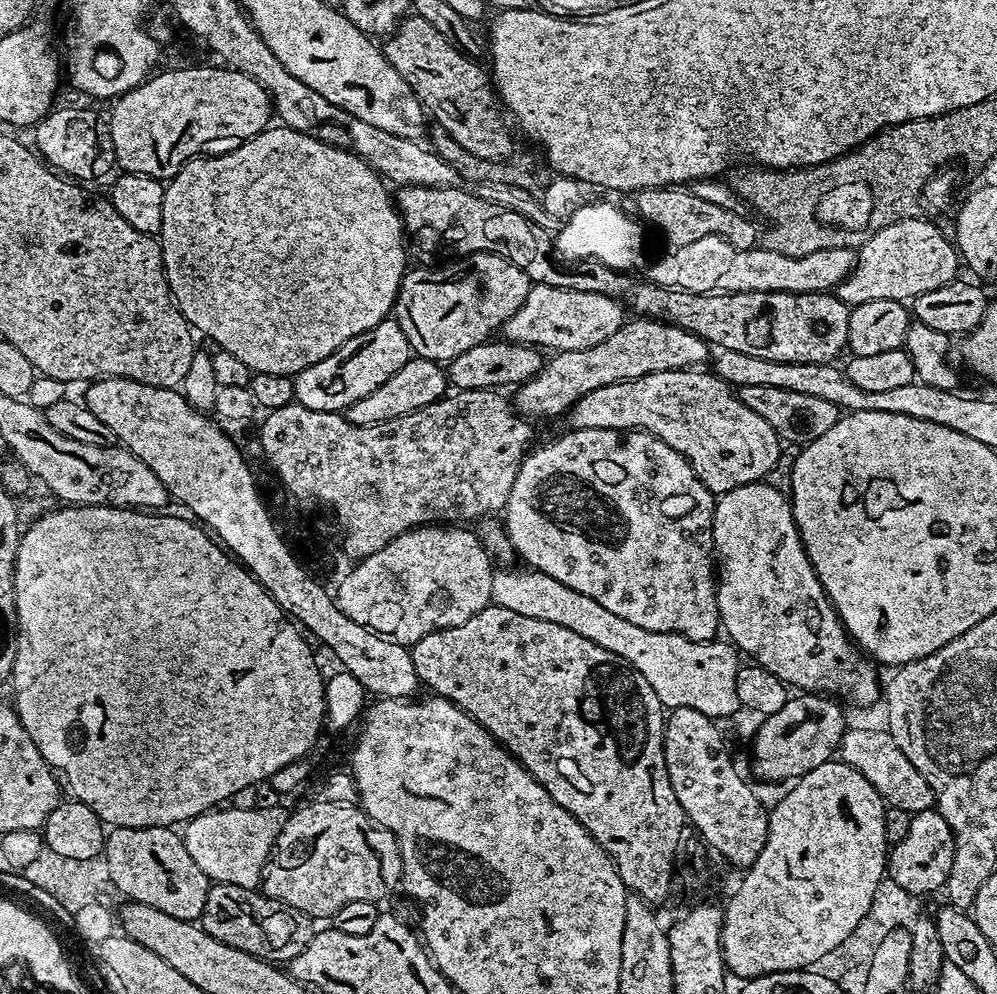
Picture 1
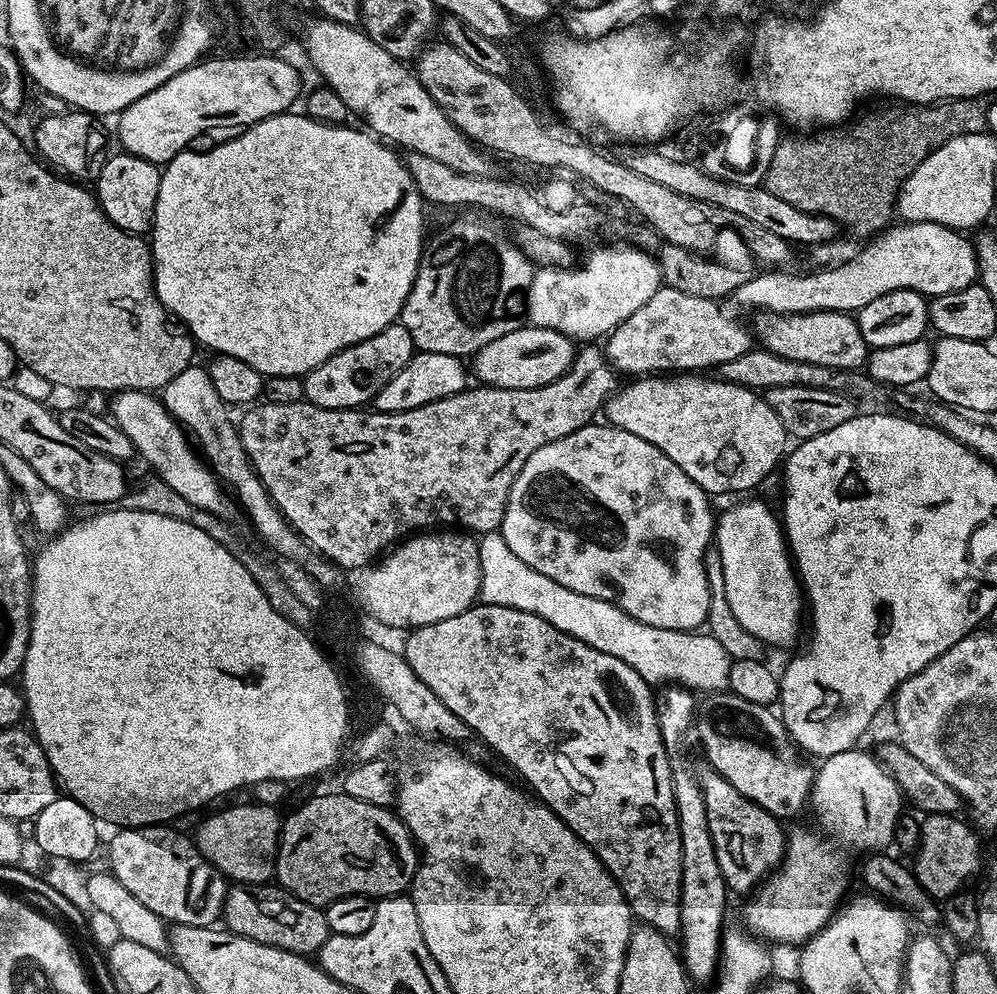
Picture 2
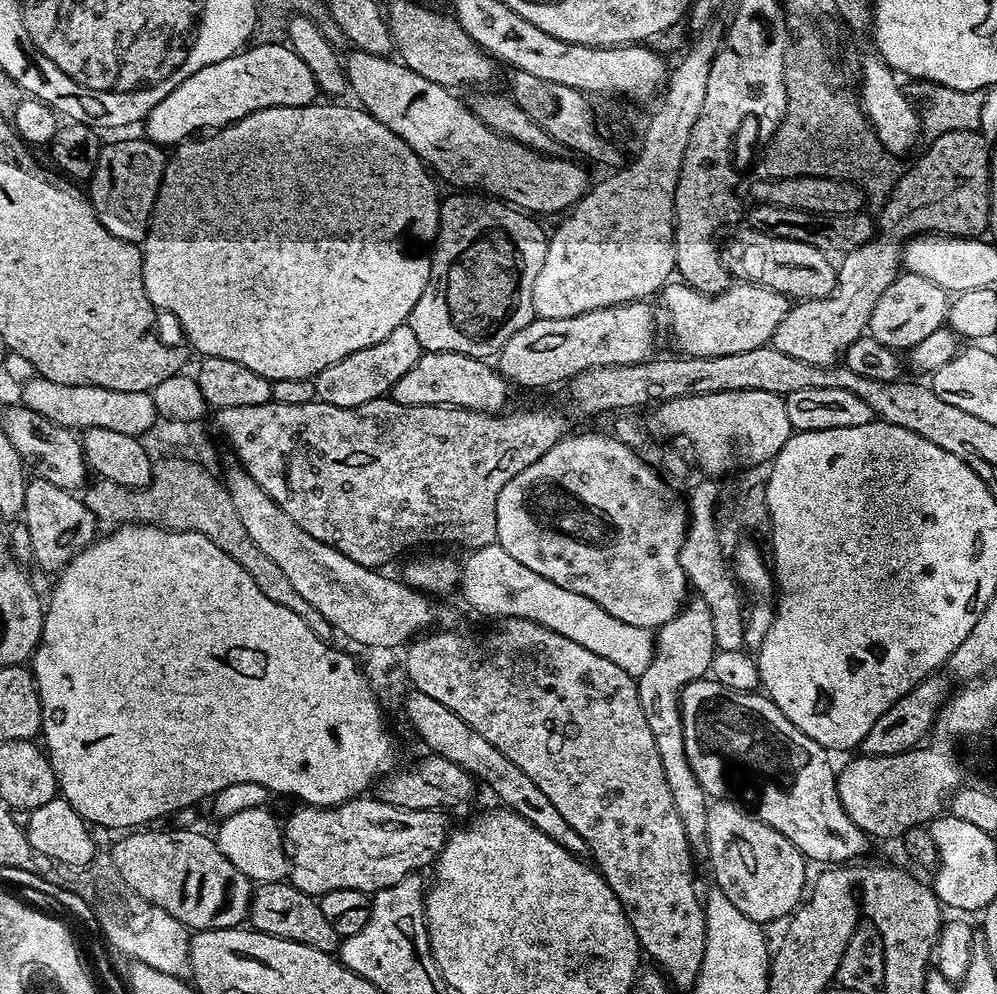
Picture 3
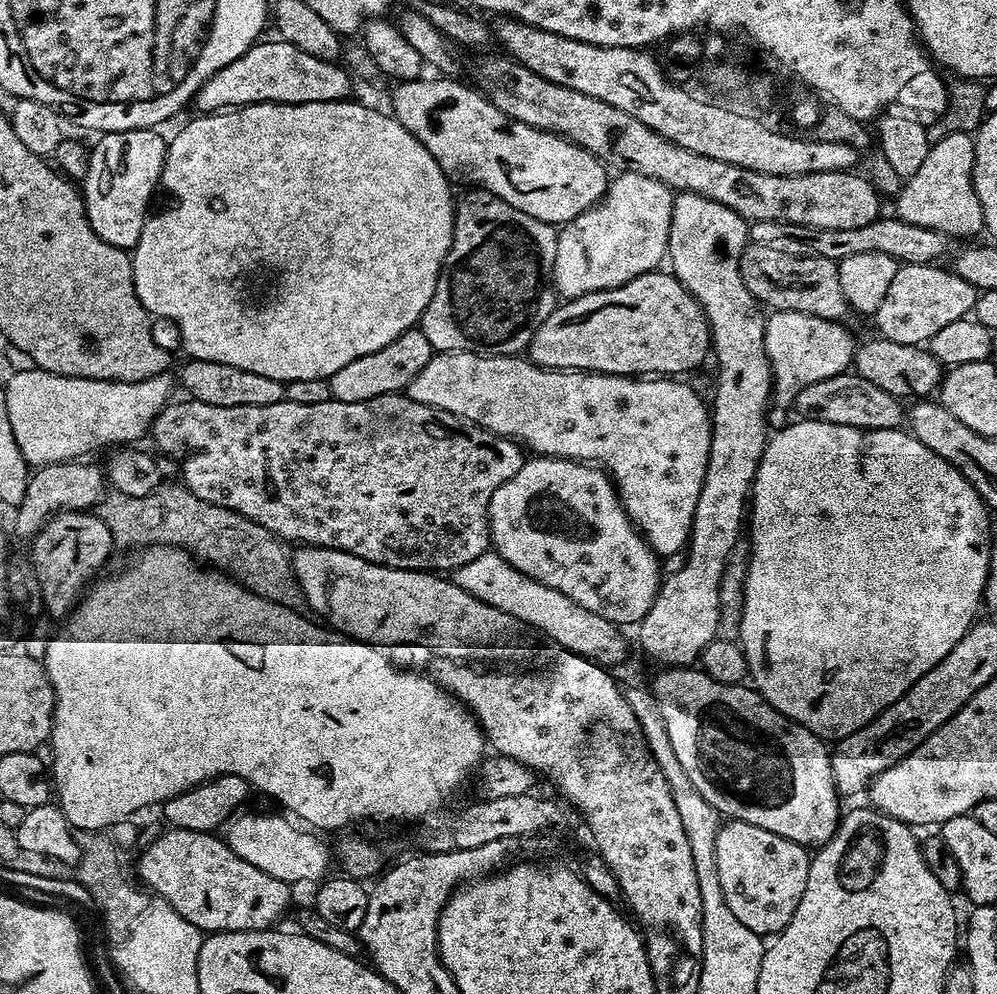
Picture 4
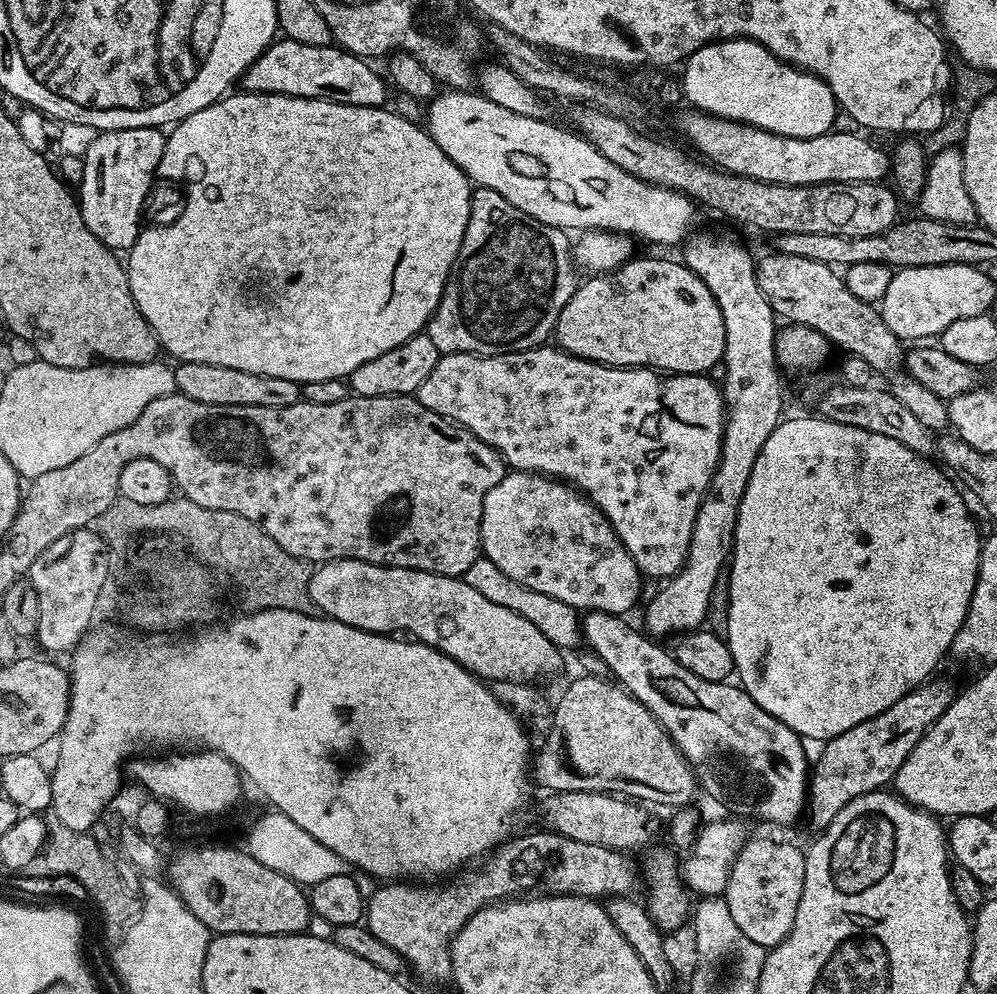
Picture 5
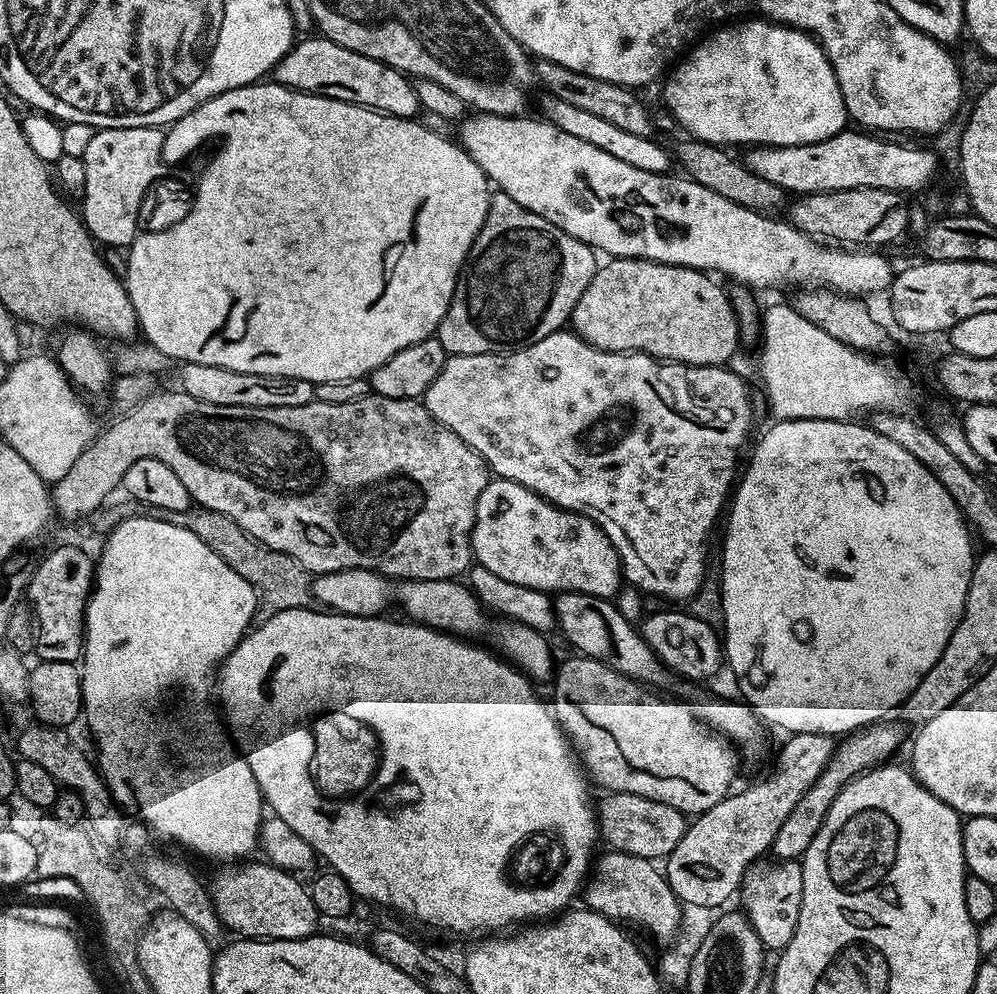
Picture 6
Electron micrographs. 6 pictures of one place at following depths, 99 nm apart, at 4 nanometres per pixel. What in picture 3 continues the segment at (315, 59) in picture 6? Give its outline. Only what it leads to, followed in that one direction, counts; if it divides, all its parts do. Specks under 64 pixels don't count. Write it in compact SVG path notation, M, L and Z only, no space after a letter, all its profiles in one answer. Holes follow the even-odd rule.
M287 43L257 44L235 52L230 58L222 58L222 62L204 64L202 70L189 72L185 80L174 86L170 94L148 112L142 128L148 131L145 132L147 139L155 144L176 146L193 134L226 128L258 110L306 106L317 96L318 89L310 68Z

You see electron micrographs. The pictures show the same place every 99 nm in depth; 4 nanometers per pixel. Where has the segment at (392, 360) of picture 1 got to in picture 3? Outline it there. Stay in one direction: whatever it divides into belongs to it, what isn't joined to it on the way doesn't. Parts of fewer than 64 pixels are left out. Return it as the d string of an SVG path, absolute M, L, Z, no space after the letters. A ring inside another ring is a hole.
M406 322L399 324L386 338L382 338L382 342L366 346L362 350L354 350L354 354L326 366L326 370L318 373L314 377L316 399L330 406L349 408L362 406L362 402L387 397L392 391L394 382L398 382L398 378L402 378L402 374L406 374L406 370L410 370L414 362L418 362L420 355L422 349L414 330L410 330Z

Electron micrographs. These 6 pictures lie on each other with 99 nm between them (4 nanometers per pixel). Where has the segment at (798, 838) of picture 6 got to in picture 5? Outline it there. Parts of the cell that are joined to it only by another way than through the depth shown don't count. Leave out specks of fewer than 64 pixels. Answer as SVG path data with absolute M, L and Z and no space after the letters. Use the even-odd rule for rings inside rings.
M929 679L913 688L882 714L866 722L858 722L858 726L853 728L845 728L842 734L821 747L824 749L817 760L815 757L808 785L806 821L810 827L815 830L828 828L842 806L854 802L854 798L862 794L881 791L895 781L896 772L902 762L906 762L910 750L918 746L928 727L942 718L942 714L958 695L950 681L936 679Z

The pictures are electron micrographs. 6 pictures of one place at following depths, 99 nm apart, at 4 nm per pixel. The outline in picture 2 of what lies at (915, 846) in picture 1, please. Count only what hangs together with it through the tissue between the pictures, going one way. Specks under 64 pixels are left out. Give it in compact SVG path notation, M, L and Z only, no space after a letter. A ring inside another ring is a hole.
M925 815L920 825L920 846L914 853L916 880L937 901L957 895L967 880L980 872L980 840L977 829L959 815Z

